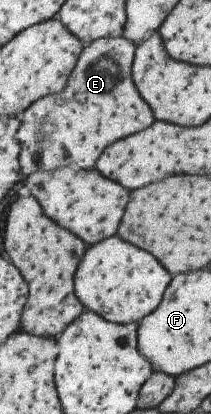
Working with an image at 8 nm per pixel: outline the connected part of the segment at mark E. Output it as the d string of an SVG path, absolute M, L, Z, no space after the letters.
M123 37L99 38L92 41L82 49L66 83L67 87L64 87L65 91L43 96L23 112L23 121L17 133L17 139L21 141L19 161L23 175L31 175L37 170L56 170L67 166L92 170L108 145L153 125L153 111L143 101L133 83L132 63L135 50L136 45Z

